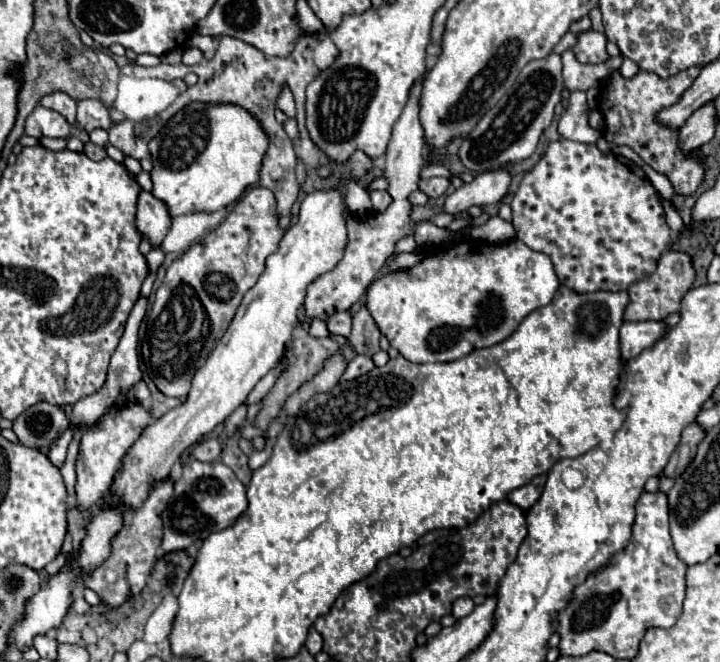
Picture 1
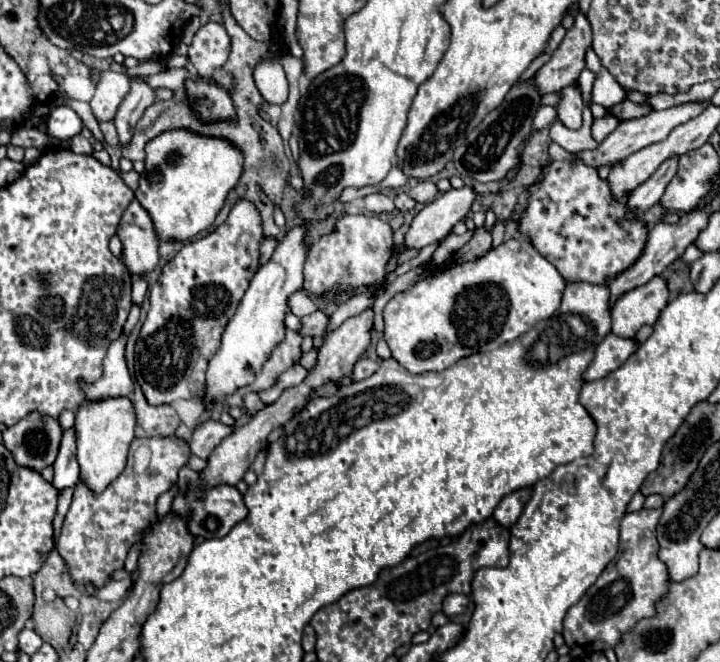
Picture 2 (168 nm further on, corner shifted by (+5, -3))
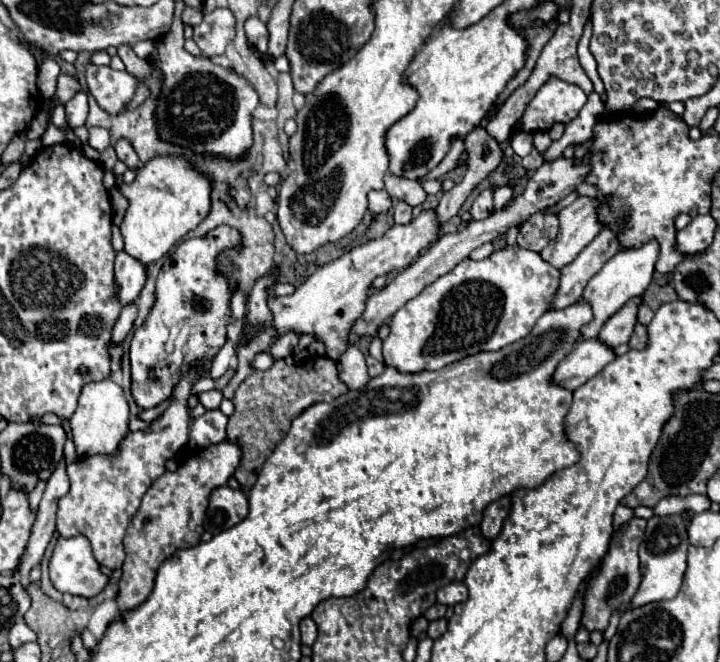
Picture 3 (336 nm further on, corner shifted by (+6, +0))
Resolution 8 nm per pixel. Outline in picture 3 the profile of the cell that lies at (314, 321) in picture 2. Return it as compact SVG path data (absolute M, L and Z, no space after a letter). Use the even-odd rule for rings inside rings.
M288 333L288 337L282 337L280 341L276 341L276 345L270 347L270 355L274 359L286 359L286 357L290 357L290 353L296 345L298 345L298 337L292 337L292 333Z

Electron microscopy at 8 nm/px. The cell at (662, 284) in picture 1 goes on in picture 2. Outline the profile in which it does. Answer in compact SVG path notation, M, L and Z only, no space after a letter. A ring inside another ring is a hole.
M661 276L637 286L617 298L611 310L611 332L623 338L633 338L643 324L655 324L669 302L669 286Z

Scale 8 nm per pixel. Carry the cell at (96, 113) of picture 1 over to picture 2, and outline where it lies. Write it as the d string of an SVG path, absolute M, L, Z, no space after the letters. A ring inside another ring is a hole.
M111 70L103 72L101 80L97 82L95 96L91 100L91 110L97 122L113 120L117 106L127 92L129 92L129 78L125 74L117 74Z

